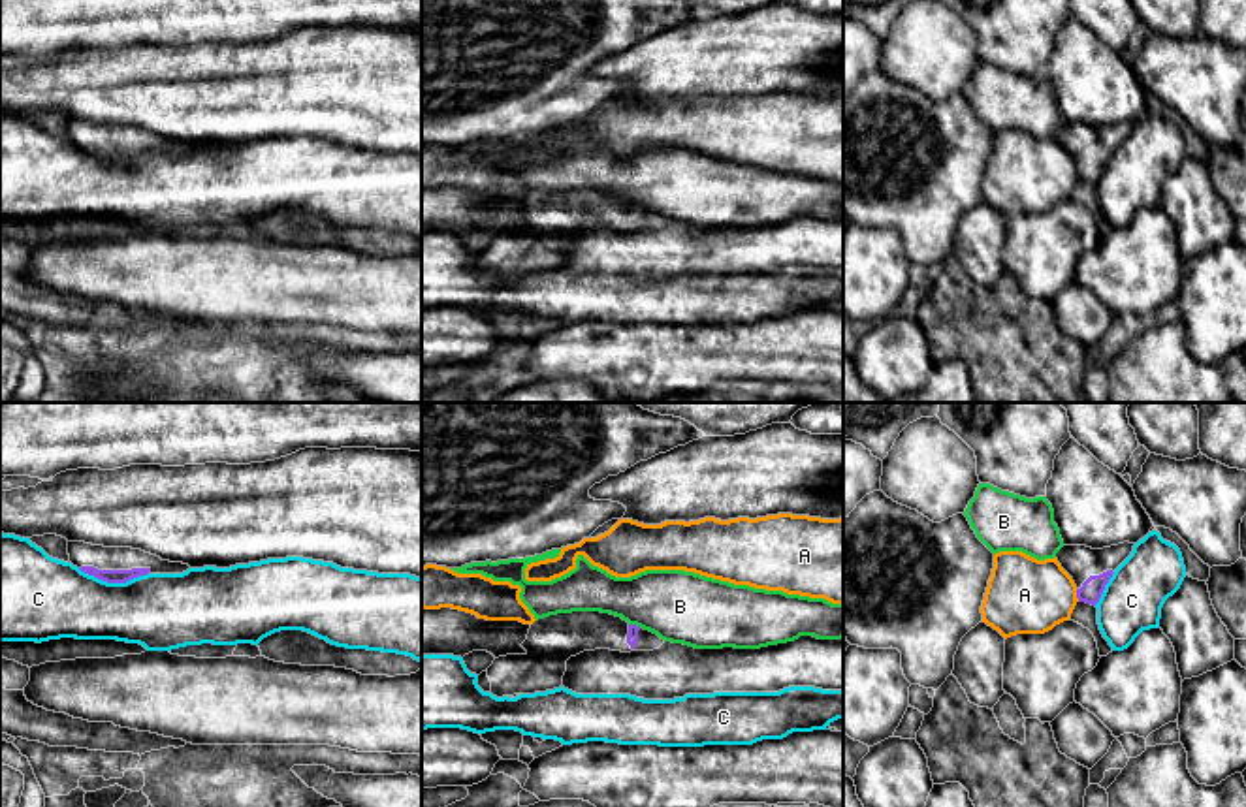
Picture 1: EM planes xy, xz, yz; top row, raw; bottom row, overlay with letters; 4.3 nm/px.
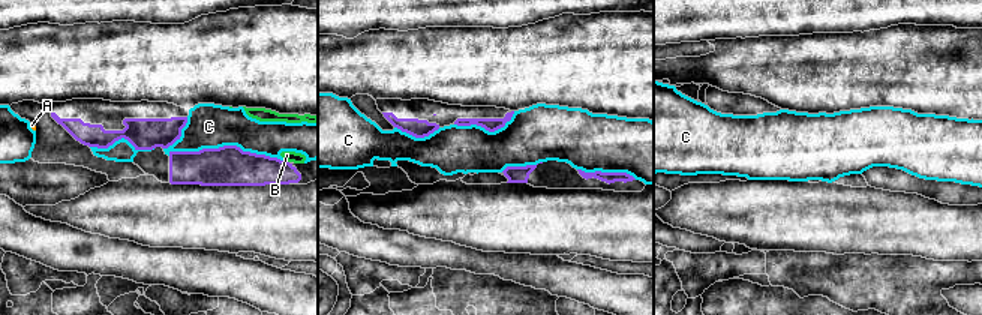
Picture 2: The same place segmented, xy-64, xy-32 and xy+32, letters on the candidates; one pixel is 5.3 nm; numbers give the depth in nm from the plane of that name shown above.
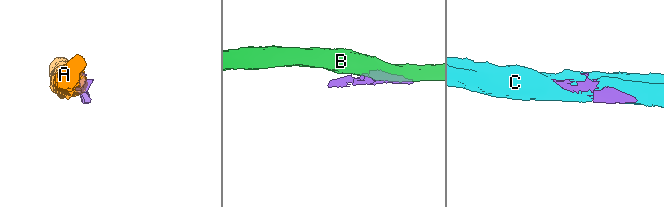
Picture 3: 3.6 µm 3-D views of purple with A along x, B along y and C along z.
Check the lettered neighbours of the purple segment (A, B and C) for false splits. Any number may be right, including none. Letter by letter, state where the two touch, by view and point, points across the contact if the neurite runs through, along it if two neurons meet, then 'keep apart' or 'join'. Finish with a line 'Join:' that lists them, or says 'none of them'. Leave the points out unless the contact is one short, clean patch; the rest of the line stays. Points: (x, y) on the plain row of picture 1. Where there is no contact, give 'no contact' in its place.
A: yz (1077, 174) | along yz (1075, 168), (1079, 179) | keep apart
B: xz (635, 204) | keep apart
C: xy (113, 160) | keep apart
Join: none of them

